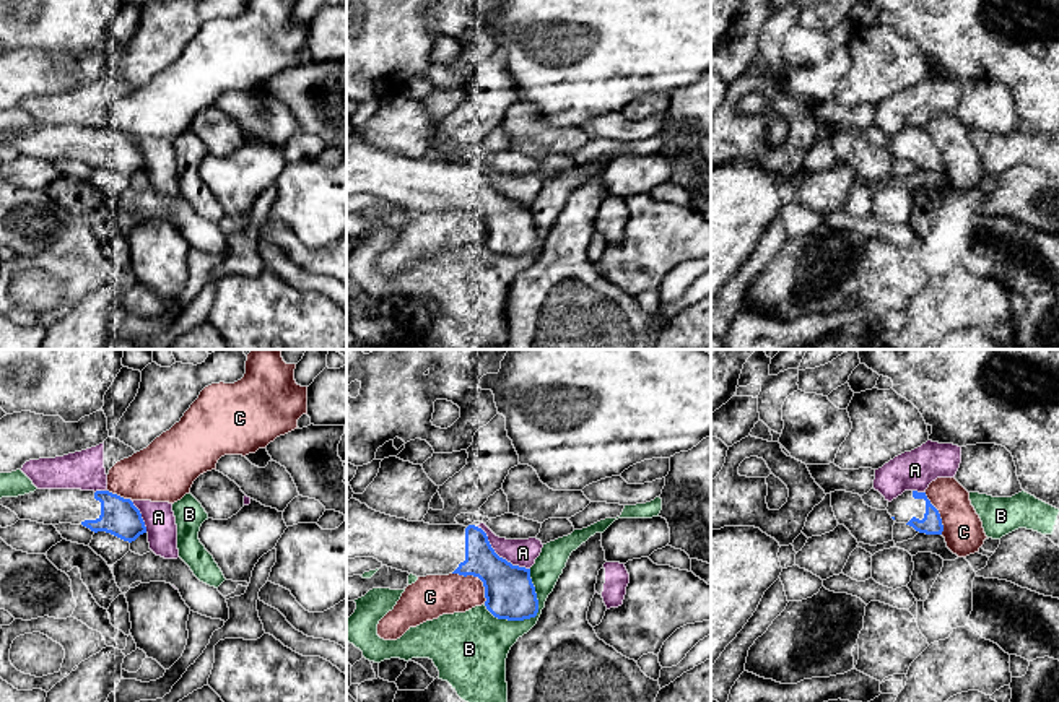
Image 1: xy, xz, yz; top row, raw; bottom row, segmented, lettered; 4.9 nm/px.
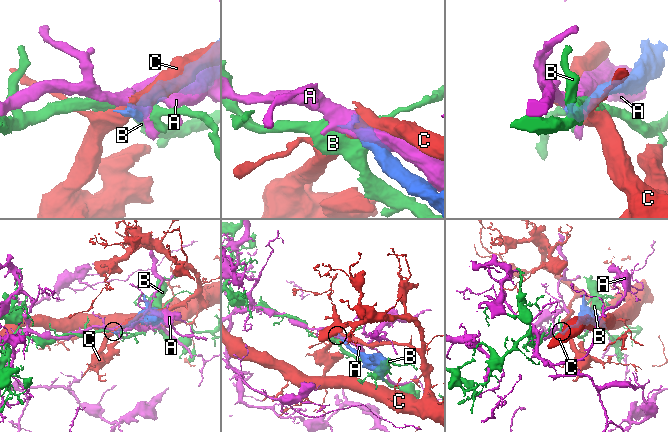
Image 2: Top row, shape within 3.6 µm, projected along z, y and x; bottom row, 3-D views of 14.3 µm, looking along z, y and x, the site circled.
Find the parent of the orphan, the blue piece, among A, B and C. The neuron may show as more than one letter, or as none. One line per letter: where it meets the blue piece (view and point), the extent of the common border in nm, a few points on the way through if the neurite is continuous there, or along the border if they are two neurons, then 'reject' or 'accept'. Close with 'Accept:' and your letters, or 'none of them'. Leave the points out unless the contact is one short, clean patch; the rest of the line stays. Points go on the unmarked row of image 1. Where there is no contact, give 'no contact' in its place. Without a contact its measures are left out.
A: contact xz (498, 192); length 340 nm; reject
B: contact xz (537, 247); length 300 nm; reject
C: contact xz (479, 213); length 220 nm; reject
Accept: none of them

